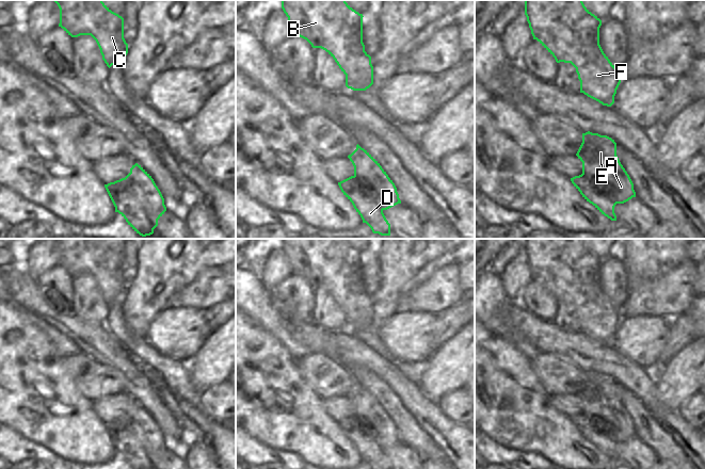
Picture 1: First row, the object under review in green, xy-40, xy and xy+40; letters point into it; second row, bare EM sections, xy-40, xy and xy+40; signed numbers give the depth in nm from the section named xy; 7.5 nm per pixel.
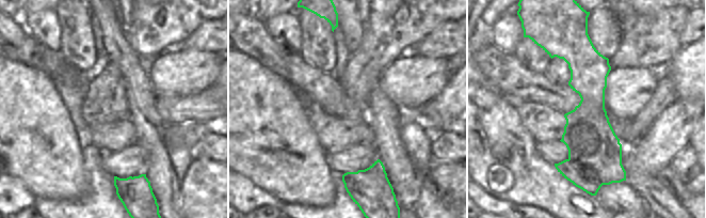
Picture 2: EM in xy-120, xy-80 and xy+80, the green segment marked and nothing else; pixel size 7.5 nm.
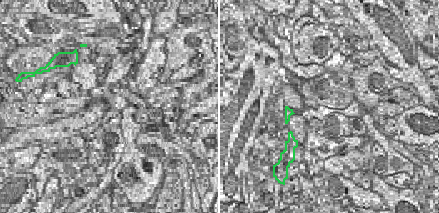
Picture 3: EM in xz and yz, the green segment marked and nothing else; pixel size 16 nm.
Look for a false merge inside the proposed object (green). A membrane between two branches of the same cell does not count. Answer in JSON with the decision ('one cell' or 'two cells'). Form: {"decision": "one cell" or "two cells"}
{"decision": "two cells"}

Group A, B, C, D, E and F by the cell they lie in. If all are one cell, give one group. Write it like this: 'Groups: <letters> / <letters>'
Groups: A B C E F / D

